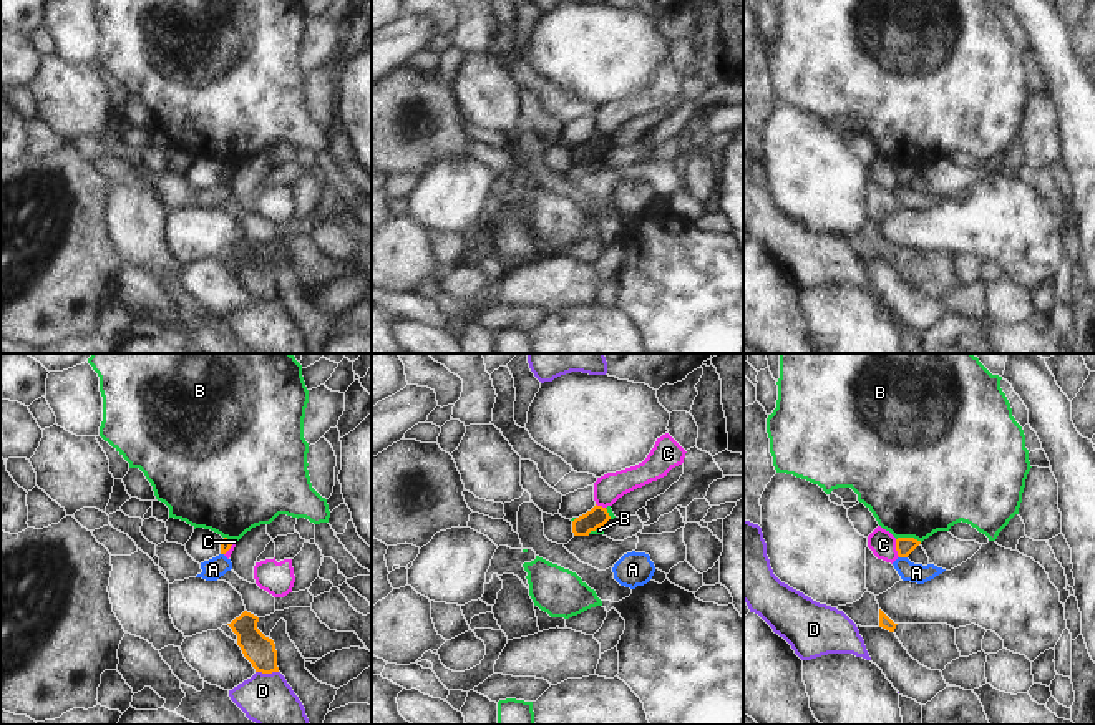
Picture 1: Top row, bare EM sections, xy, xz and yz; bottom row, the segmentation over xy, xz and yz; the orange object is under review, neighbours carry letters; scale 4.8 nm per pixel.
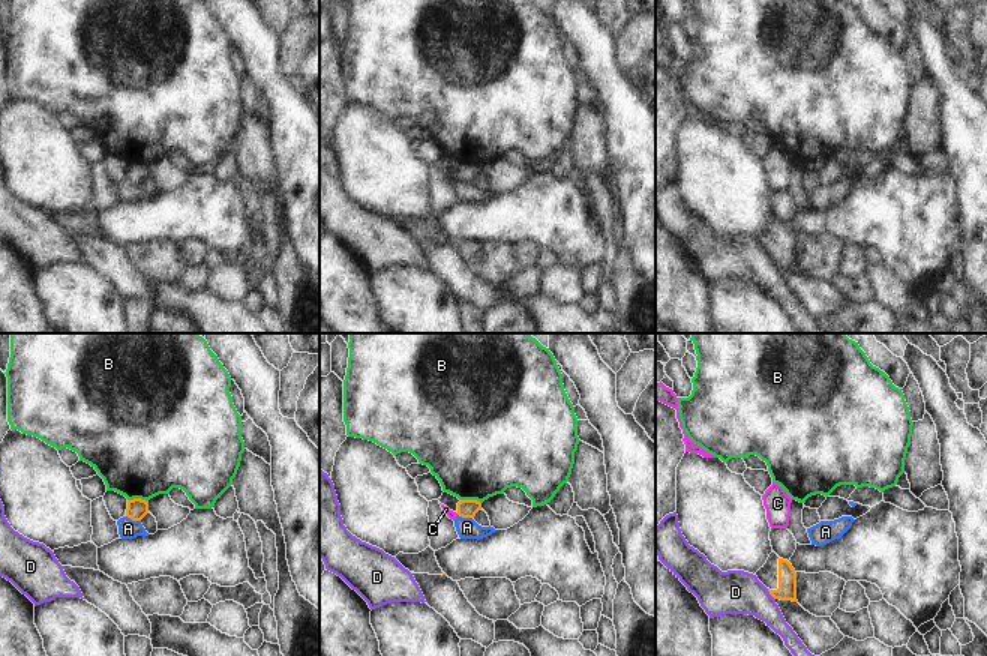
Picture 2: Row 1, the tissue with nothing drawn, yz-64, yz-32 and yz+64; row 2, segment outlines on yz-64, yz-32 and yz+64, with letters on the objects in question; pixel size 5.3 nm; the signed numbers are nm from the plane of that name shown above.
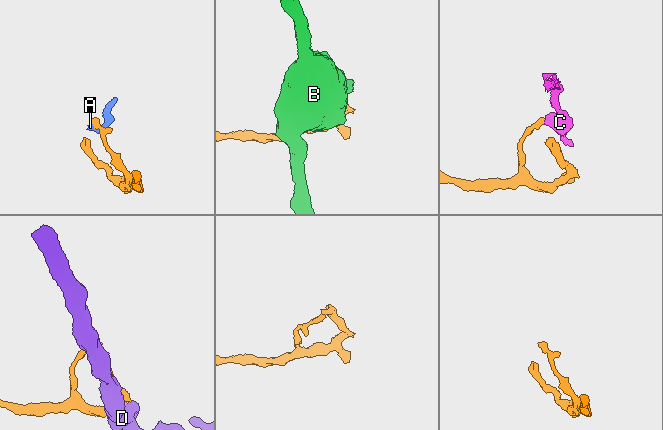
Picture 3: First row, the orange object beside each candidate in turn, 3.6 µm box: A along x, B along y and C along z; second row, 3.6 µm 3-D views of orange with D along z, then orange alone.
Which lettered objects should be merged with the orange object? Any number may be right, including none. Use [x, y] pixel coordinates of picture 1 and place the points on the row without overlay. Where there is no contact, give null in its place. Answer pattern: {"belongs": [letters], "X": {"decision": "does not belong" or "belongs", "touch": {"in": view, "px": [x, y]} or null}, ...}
{"belongs": [], "A": {"decision": "does not belong", "touch": {"in": "yz", "px": [903, 184]}}, "B": {"decision": "does not belong", "touch": {"in": "yz", "px": [910, 166]}}, "C": {"decision": "does not belong", "touch": {"in": "yz", "px": [896, 176]}}, "D": {"decision": "does not belong", "touch": {"in": "xy", "px": [267, 301]}}}

